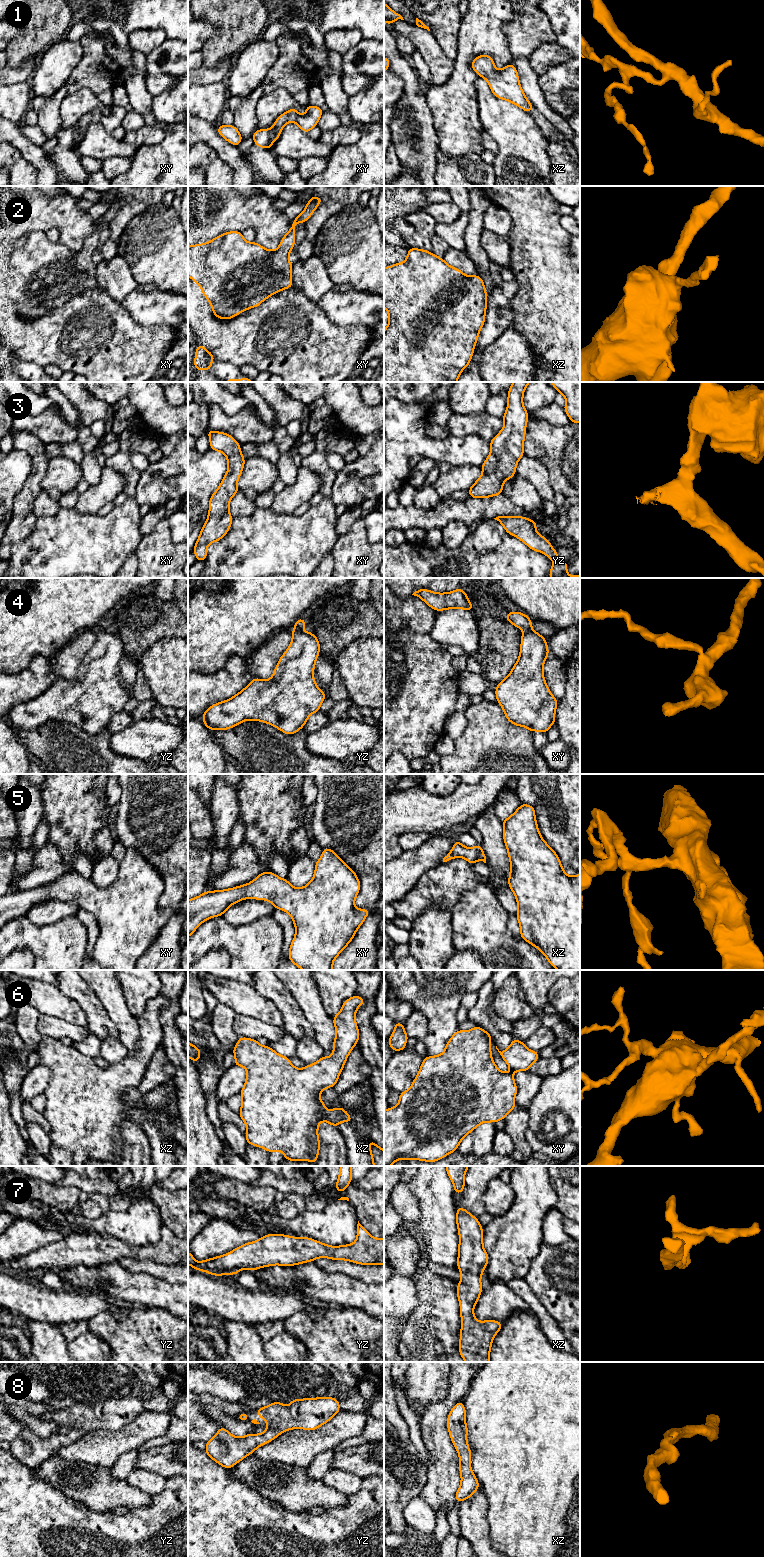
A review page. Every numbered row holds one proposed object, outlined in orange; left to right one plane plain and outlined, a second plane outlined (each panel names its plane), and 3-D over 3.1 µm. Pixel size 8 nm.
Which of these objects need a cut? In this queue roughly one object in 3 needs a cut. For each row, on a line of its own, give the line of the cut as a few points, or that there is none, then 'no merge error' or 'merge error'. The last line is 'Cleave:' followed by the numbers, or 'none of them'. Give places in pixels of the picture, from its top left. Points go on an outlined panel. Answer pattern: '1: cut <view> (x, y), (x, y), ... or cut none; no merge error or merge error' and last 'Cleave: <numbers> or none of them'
1: cut none; no merge error
2: cut none; no merge error
3: cut none; no merge error
4: cut yz (294, 628), (301, 631); merge error
5: cut none; no merge error
6: cut none; no merge error
7: cut none; no merge error
8: cut none; no merge error
Cleave: 4

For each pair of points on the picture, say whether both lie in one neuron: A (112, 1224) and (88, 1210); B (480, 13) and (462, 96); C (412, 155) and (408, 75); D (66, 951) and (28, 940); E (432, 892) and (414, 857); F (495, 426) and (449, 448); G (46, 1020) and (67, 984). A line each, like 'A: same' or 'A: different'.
A: different
B: same
C: same
D: same
E: different
F: different
G: different

